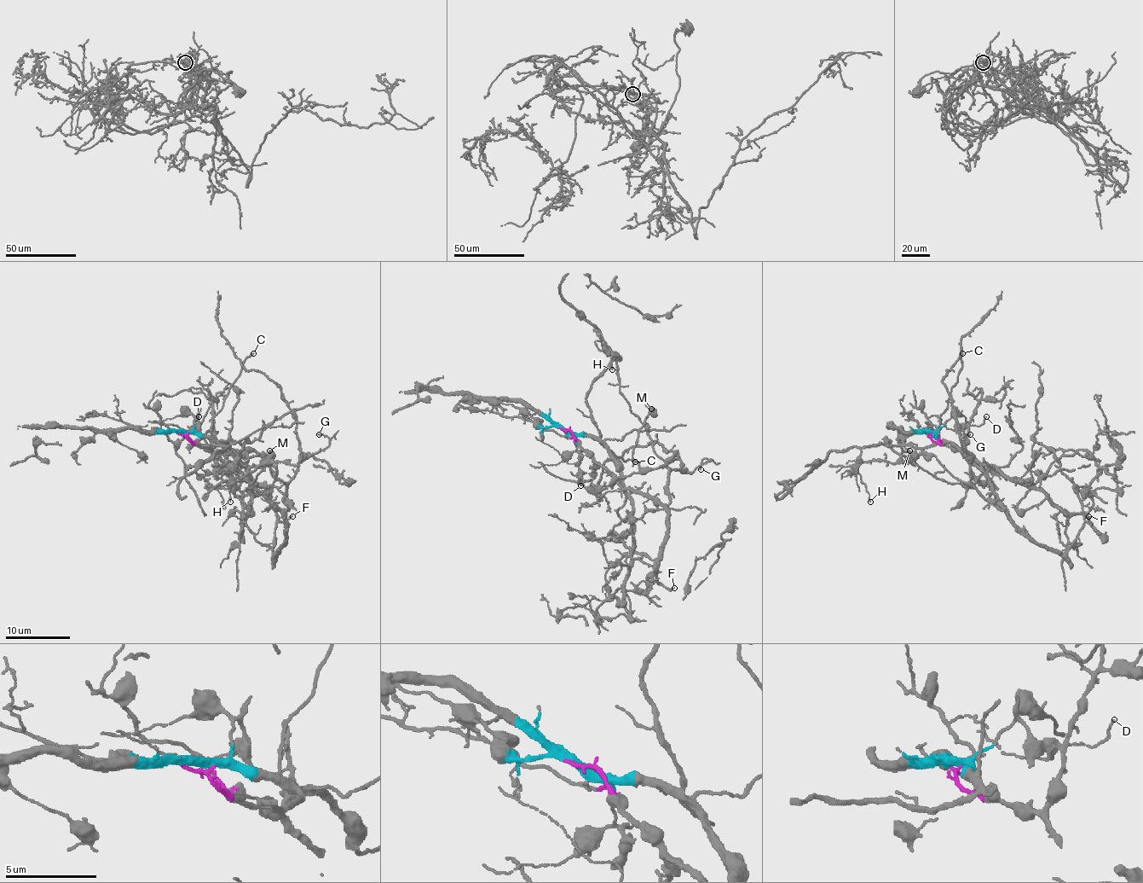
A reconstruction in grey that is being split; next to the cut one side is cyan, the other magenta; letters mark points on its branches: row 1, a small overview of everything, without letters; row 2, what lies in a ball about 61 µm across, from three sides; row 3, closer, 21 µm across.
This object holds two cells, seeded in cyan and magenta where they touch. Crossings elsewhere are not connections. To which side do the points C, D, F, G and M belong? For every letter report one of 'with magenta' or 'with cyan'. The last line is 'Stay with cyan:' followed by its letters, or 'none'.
C: with cyan
D: with cyan
F: with magenta
G: with magenta
M: with cyan
Stay with cyan: C, D, M

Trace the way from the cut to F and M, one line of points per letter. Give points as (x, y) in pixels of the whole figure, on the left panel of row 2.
F: (178, 432), (187, 440), (209, 447), (270, 502), (285, 523), (285, 540), (274, 552), (274, 525), (292, 516)
M: (180, 432), (223, 442), (238, 458), (229, 478), (256, 485), (251, 482), (267, 465), (270, 450)

